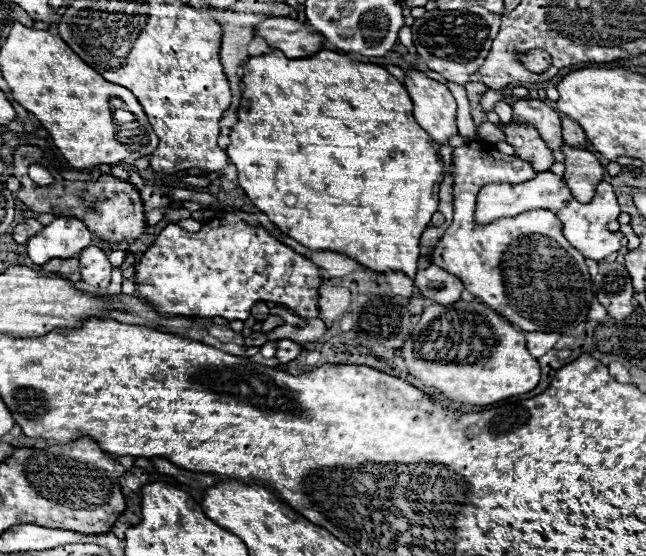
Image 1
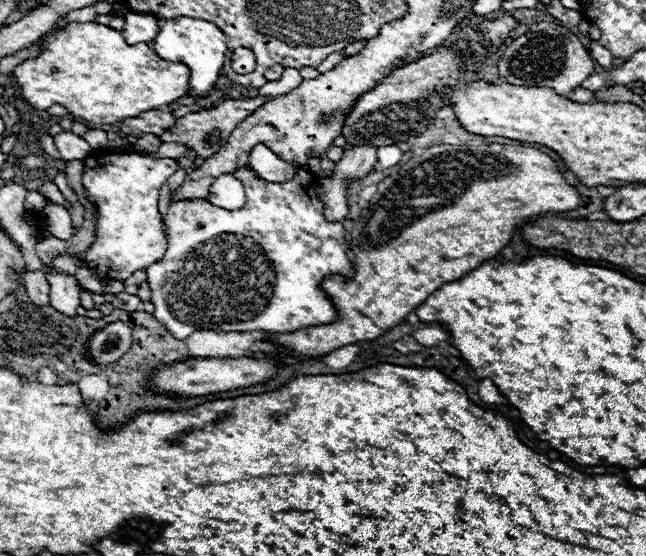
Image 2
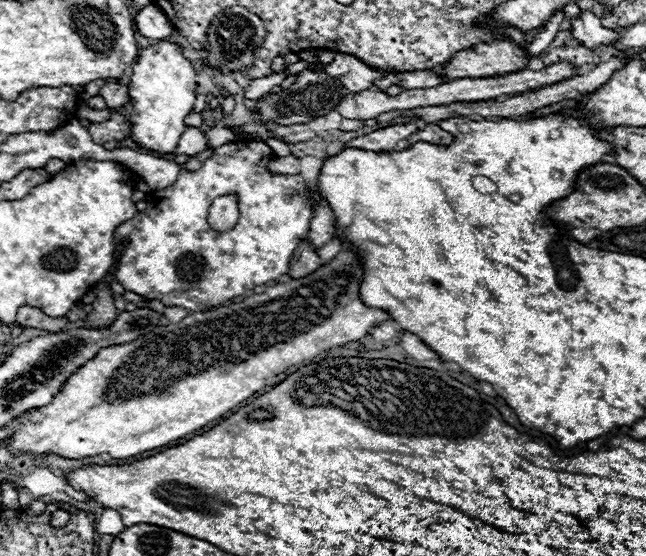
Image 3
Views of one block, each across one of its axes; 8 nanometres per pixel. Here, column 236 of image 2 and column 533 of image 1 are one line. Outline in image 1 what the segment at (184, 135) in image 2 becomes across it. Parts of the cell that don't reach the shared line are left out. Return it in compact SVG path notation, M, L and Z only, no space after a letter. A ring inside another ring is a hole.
M518 100L512 104L512 110L514 122L534 124L550 150L558 150L564 144L560 114L546 106L542 100Z

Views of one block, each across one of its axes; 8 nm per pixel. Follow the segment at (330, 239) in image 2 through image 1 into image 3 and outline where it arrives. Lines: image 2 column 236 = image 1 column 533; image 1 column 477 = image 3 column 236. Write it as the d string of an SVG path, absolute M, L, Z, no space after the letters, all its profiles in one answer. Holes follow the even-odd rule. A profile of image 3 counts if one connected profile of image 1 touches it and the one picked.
M234 140L218 146L200 170L182 170L172 186L150 192L146 210L136 212L134 218L122 222L114 230L116 246L124 246L116 264L116 282L120 282L128 292L146 296L150 300L160 300L166 306L182 306L196 312L220 306L228 298L244 296L248 290L276 280L280 274L288 274L290 256L308 234L312 206L300 174L282 176L266 170L266 162L270 162L272 156L272 148L264 142ZM226 194L236 194L238 198L238 224L228 232L214 232L206 222L208 208L214 198Z

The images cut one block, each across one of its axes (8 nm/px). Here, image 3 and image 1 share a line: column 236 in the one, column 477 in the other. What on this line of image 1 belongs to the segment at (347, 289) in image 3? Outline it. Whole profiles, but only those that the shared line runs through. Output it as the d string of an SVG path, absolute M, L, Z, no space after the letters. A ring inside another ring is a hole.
M458 300L450 306L432 304L428 306L420 322L416 324L410 340L402 348L402 358L408 366L408 372L422 380L426 386L438 388L450 402L454 404L472 404L472 406L486 406L500 402L504 398L524 394L536 388L540 380L540 366L534 356L530 356L526 348L526 336L524 332L516 330L510 322L506 322L498 312L494 312L490 306L482 302L464 302Z

